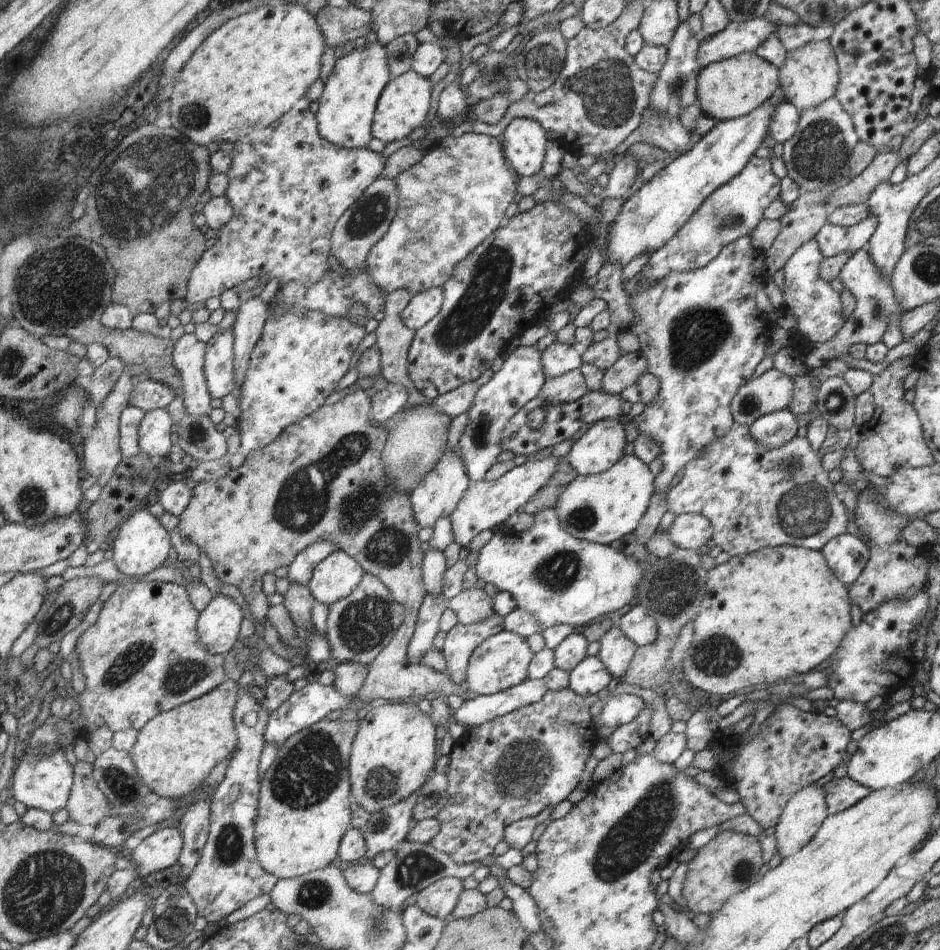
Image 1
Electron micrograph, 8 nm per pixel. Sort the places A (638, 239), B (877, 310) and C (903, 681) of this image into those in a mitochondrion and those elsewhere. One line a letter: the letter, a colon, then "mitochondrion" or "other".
A: other
B: mitochondrion
C: other

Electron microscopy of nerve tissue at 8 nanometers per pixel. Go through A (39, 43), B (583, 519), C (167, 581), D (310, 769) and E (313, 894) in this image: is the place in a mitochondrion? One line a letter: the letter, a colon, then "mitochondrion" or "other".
A: other
B: mitochondrion
C: other
D: mitochondrion
E: mitochondrion

